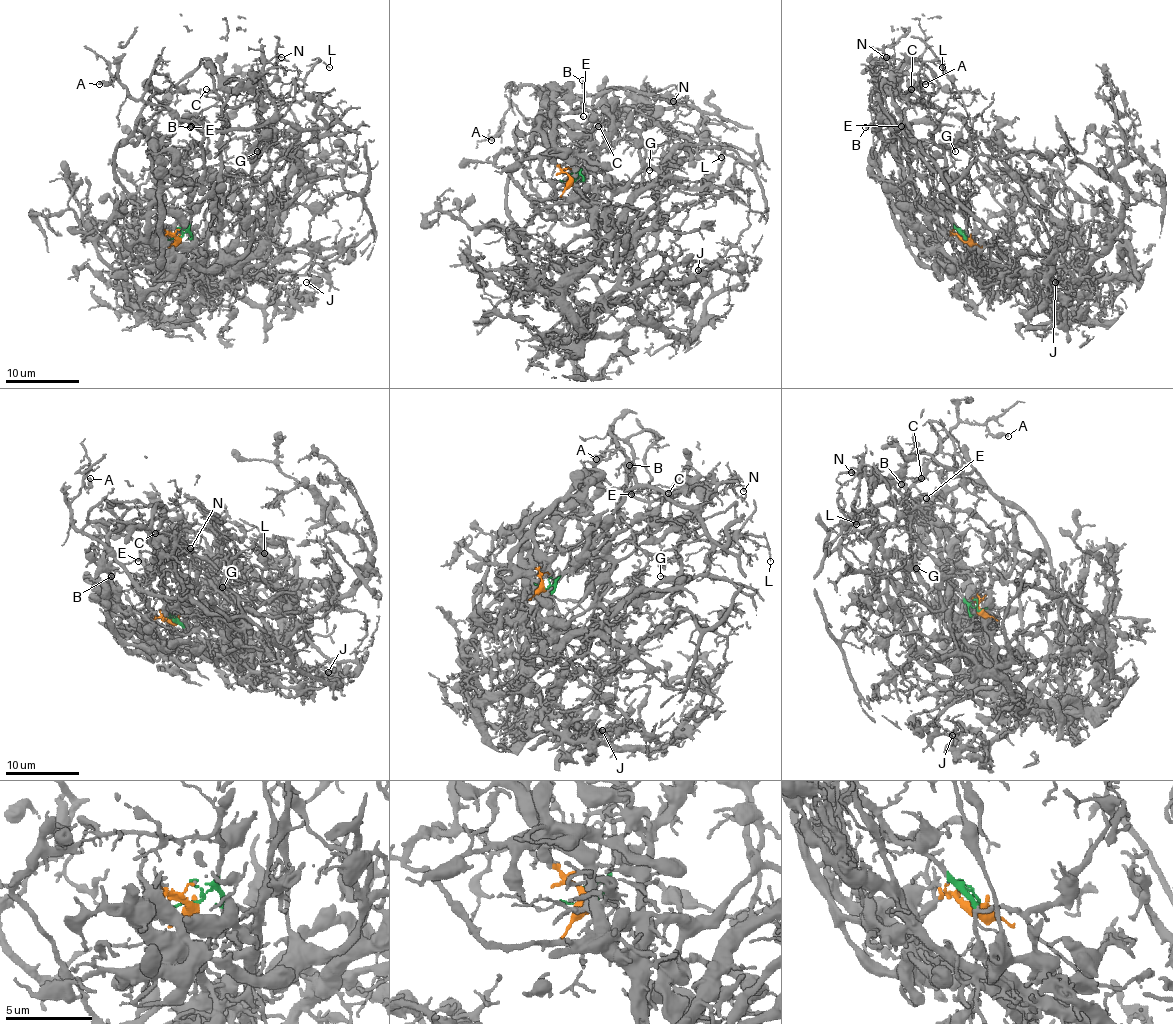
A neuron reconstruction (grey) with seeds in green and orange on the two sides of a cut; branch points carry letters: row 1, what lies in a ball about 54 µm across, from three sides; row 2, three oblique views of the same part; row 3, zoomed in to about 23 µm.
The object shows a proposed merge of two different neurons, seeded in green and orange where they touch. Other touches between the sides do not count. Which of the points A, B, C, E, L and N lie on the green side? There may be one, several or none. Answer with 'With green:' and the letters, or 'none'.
With green: A, B, C, E, L, N

